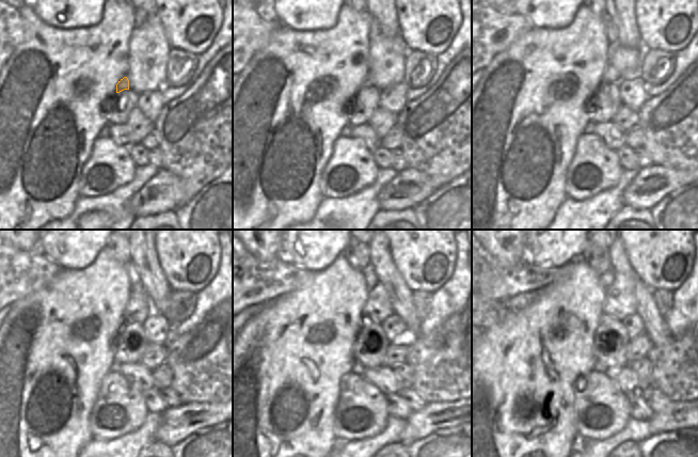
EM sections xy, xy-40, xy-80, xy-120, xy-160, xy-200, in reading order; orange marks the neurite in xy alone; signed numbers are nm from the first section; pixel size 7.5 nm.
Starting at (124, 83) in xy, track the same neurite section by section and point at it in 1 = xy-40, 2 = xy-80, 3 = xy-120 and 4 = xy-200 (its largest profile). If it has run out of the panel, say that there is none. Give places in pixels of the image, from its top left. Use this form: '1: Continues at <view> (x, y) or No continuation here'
1: Continues at xy-40 (367, 81)
2: Continues at xy-80 (611, 75)
3: Continues at xy-120 (139, 308)
4: Continues at xy-200 (620, 302)

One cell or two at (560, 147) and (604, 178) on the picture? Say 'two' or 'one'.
two

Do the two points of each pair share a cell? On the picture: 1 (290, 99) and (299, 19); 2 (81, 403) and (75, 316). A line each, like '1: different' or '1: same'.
1: different
2: same

